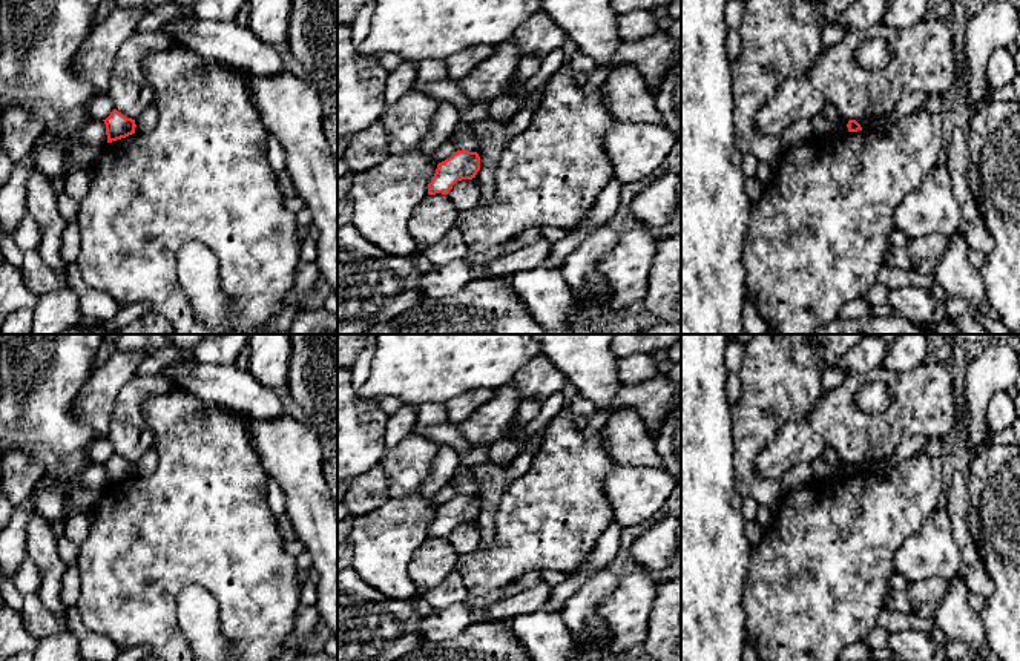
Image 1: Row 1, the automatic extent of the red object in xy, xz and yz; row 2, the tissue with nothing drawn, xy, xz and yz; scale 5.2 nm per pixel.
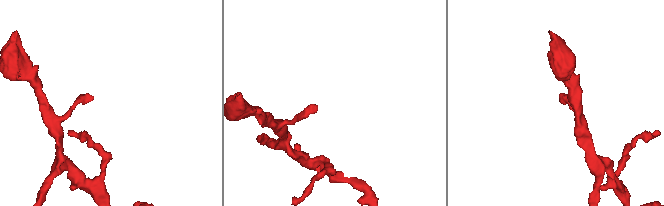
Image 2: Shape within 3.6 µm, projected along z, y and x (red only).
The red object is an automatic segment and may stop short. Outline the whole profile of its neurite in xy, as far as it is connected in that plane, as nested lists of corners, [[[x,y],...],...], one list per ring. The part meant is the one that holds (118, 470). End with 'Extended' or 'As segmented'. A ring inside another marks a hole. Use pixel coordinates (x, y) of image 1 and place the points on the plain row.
[[[114,452],[110,459],[103,465],[106,468],[107,486],[112,486],[135,477],[135,471],[137,471],[135,463],[127,462],[117,452]]]. As segmented

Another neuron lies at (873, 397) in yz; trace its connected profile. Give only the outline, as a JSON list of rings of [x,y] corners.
[[[882,382],[867,383],[857,391],[854,403],[867,414],[883,413],[891,405],[891,393]]]

